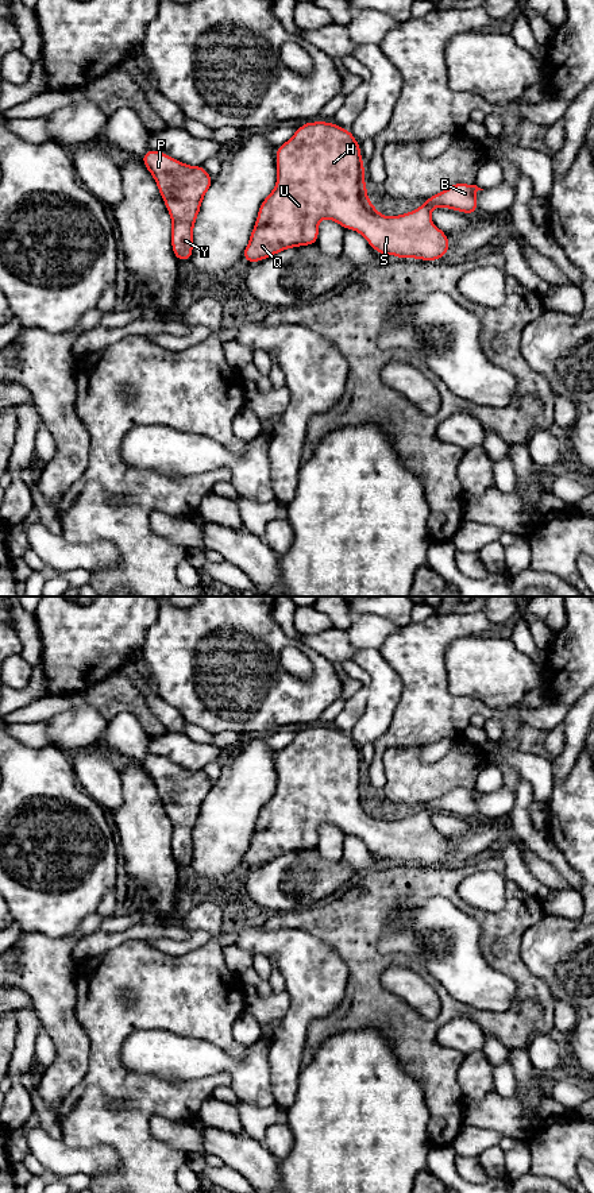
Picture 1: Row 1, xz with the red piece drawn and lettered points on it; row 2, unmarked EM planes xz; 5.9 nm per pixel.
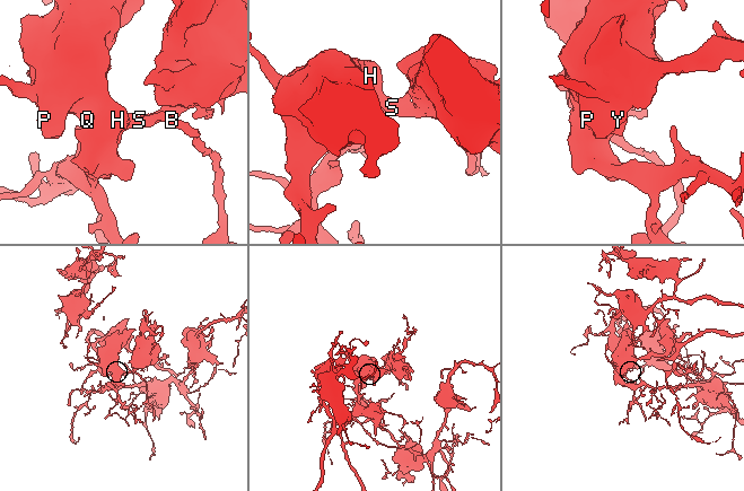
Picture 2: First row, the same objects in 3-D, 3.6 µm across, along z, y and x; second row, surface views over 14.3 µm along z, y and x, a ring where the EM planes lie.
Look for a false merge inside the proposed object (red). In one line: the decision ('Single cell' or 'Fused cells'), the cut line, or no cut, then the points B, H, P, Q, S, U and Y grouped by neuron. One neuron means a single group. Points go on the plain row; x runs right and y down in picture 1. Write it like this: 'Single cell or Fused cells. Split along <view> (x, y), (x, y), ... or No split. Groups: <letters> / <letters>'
Single cell. No split. Groups: B H P Q S U Y

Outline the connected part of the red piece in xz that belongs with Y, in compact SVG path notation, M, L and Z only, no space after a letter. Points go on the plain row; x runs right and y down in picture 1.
M147 754L142 765L157 787L171 822L171 853L178 865L190 865L193 831L213 783L204 771L189 771L166 757Z

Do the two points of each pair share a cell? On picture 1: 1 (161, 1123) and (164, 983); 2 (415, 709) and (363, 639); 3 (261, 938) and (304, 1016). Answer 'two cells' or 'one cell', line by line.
1: two cells
2: two cells
3: one cell

